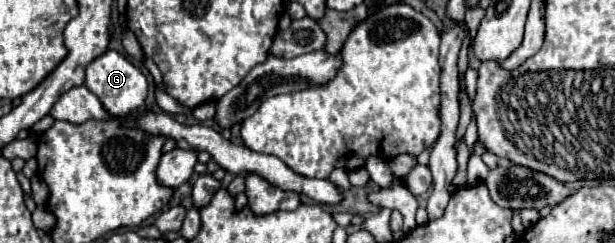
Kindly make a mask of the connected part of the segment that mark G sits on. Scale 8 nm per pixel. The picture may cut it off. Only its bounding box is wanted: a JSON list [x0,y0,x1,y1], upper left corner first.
[84,51,148,117]

